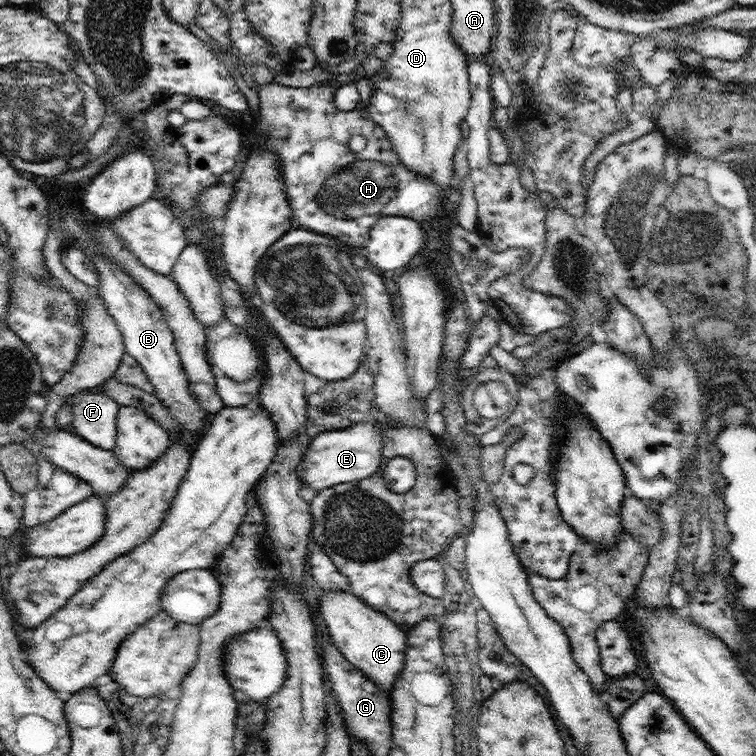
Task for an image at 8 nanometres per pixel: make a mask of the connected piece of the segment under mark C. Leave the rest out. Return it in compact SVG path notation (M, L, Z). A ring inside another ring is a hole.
M324 591L320 596L319 615L324 618L331 642L355 668L364 672L383 692L391 695L393 683L404 667L404 651L406 651L406 634L384 612L380 612L356 597L352 591Z

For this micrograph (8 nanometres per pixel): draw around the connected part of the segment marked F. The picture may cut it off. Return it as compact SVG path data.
M80 390L66 398L72 403L72 428L75 434L108 449L116 446L117 414L120 406L105 392Z

